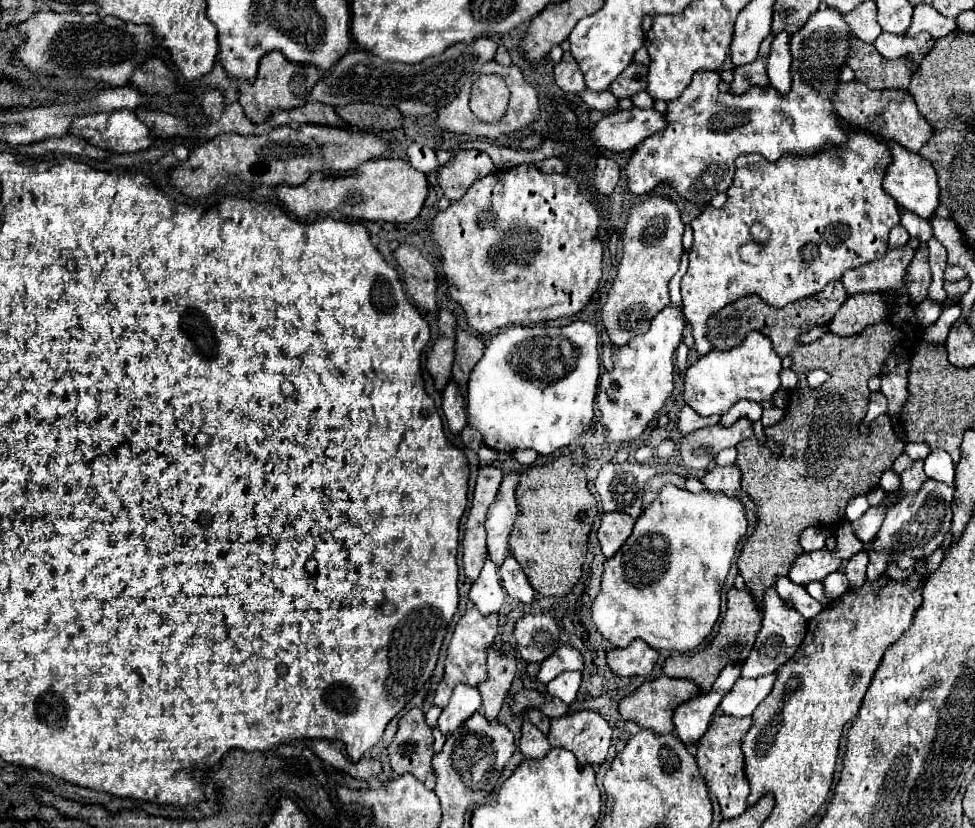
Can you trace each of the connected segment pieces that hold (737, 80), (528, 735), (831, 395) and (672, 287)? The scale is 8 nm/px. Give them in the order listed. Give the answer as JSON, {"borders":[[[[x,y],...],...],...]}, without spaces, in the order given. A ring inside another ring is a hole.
{"borders":[[[[770,33],[762,45],[760,45],[760,53],[756,57],[756,61],[748,63],[748,65],[740,65],[734,67],[734,81],[730,85],[730,91],[736,95],[746,93],[752,85],[760,85],[766,87],[768,85],[768,75],[766,75],[766,59],[770,53],[770,43],[774,39],[774,33]]],[[[528,719],[522,723],[522,739],[518,747],[524,757],[534,757],[534,759],[540,759],[550,751],[550,743],[546,735],[542,735],[540,729],[532,725]]],[[[880,321],[852,337],[840,337],[828,331],[818,341],[798,347],[796,351],[790,353],[794,361],[792,371],[800,375],[798,387],[790,391],[790,403],[786,407],[784,419],[766,429],[766,435],[770,435],[780,447],[780,455],[776,457],[770,451],[770,447],[762,445],[756,437],[746,439],[736,447],[738,449],[736,465],[742,469],[742,487],[758,503],[758,517],[760,517],[756,531],[748,537],[738,557],[738,573],[746,581],[746,587],[750,589],[760,613],[764,611],[764,591],[776,585],[778,575],[788,575],[792,563],[804,553],[800,545],[800,533],[808,527],[832,525],[832,521],[844,521],[846,515],[844,511],[848,501],[856,495],[866,495],[874,485],[878,485],[882,471],[892,467],[894,459],[904,451],[904,445],[896,439],[896,433],[890,427],[888,415],[880,415],[870,423],[868,437],[862,437],[858,433],[858,423],[868,411],[868,397],[870,397],[868,379],[870,375],[872,377],[880,375],[886,359],[896,353],[896,347],[904,347],[904,341],[906,335],[902,335],[898,327],[894,327],[890,321]],[[814,369],[824,369],[830,375],[816,389],[808,387],[806,383],[806,373]]],[[[684,251],[681,257],[679,270],[669,282],[670,303],[672,305],[676,305],[676,307],[682,306],[680,285],[682,277],[687,272],[688,264],[689,264],[689,252]]]]}

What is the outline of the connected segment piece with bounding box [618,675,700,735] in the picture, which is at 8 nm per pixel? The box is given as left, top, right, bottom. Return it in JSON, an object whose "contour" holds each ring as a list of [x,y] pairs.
{"contour":[[[662,675],[660,679],[646,681],[632,695],[624,697],[620,701],[618,711],[620,711],[620,715],[622,715],[624,721],[634,721],[642,729],[650,729],[656,735],[666,735],[666,733],[672,733],[674,731],[674,725],[672,725],[672,713],[674,713],[674,709],[678,705],[694,699],[698,695],[698,691],[700,691],[698,685],[694,685],[692,681],[686,681],[686,679],[670,679],[670,677]]]}

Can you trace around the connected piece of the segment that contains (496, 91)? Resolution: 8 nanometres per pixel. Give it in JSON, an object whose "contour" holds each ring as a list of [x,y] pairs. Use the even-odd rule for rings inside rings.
{"contour":[[[480,75],[478,83],[472,85],[470,109],[482,121],[496,121],[506,113],[510,91],[504,77]]]}

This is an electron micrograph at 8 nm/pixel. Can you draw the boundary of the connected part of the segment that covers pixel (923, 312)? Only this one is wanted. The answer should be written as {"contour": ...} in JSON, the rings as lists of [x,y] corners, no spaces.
{"contour":[[[924,299],[920,305],[916,305],[914,311],[916,311],[918,325],[922,325],[922,327],[928,327],[930,323],[934,323],[940,317],[940,313],[942,313],[940,305],[934,303],[934,301],[930,301],[930,299]]]}

